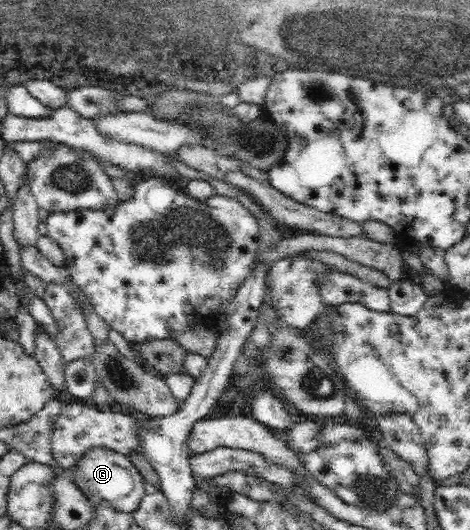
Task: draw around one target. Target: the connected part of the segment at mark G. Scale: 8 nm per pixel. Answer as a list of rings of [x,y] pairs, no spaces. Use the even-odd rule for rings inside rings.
[[[106,447],[89,449],[78,459],[73,473],[77,485],[90,496],[92,503],[107,503],[114,510],[126,513],[136,513],[146,493],[150,491],[142,474],[128,456]]]

